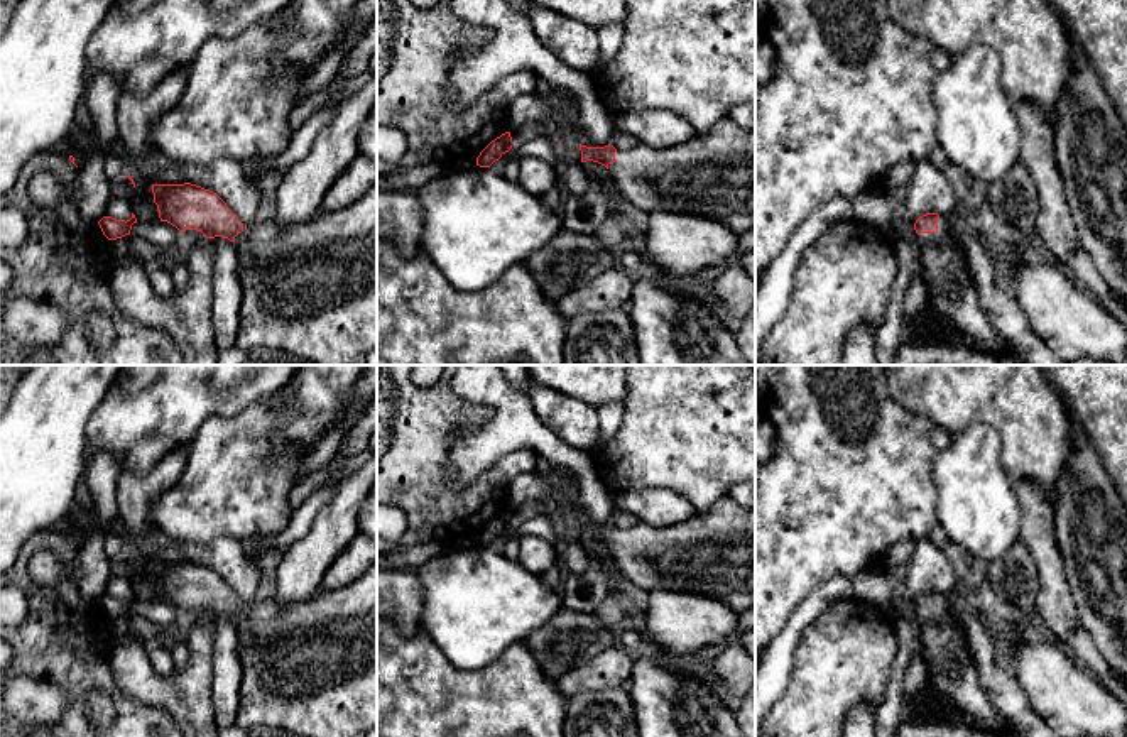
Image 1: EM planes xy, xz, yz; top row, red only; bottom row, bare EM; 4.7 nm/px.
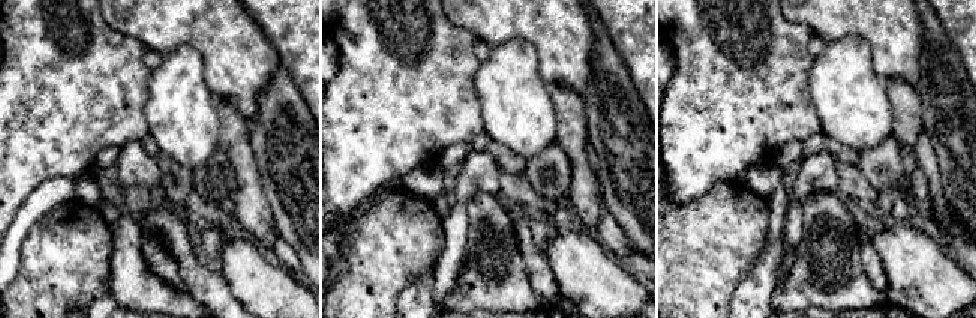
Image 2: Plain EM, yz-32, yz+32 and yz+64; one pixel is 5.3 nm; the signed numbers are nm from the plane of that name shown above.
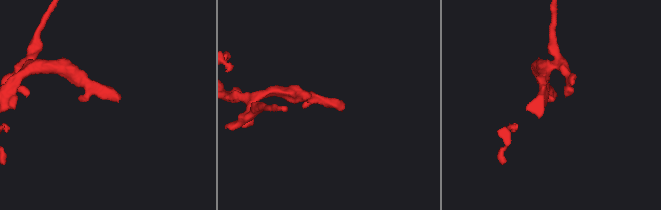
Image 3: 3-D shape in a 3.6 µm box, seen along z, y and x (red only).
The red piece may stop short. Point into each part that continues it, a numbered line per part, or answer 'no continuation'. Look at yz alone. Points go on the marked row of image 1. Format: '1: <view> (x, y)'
1: yz (955, 306)

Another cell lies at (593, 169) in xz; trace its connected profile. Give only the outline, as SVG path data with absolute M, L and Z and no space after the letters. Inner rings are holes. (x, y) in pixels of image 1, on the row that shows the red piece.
M586 161L586 162L583 162L583 166L585 166L588 176L596 177L603 183L605 191L610 196L612 205L615 206L620 199L620 194L618 194L617 186L613 184L612 177L608 174L608 169L598 162L593 162L593 161Z

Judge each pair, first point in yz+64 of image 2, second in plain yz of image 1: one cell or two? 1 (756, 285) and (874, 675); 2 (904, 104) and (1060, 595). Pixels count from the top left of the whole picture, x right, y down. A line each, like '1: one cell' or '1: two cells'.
1: two cells
2: one cell

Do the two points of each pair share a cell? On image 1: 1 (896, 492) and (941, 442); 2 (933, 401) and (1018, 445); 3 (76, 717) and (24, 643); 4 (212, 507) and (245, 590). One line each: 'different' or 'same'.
1: different
2: same
3: same
4: different

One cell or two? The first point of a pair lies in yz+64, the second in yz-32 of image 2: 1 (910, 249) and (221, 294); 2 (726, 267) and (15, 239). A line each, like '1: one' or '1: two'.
1: two
2: two

